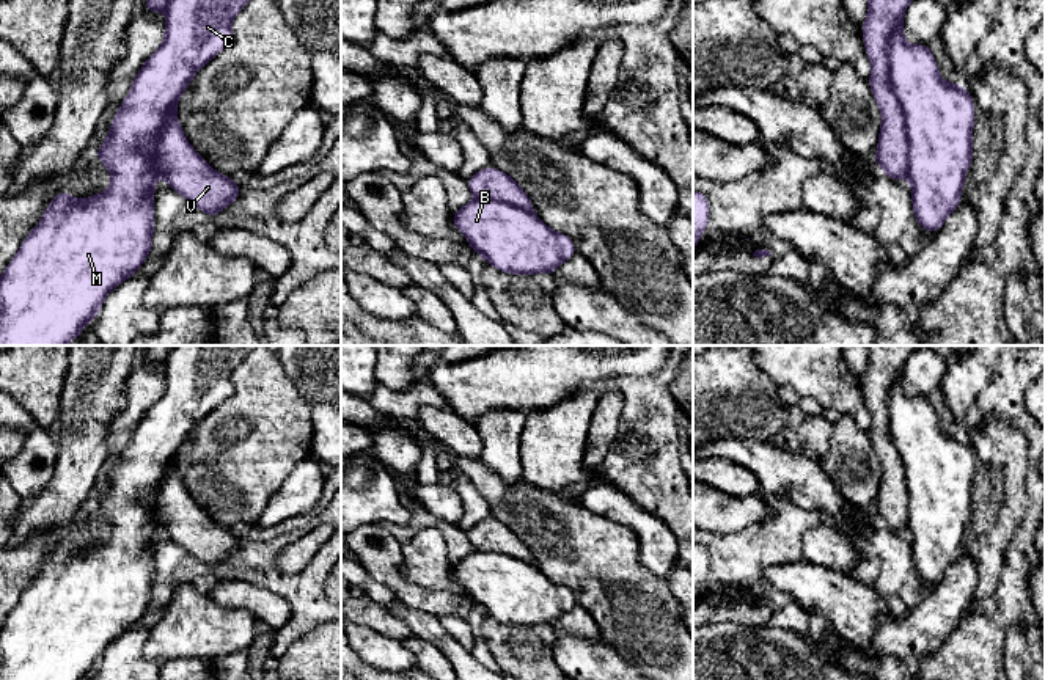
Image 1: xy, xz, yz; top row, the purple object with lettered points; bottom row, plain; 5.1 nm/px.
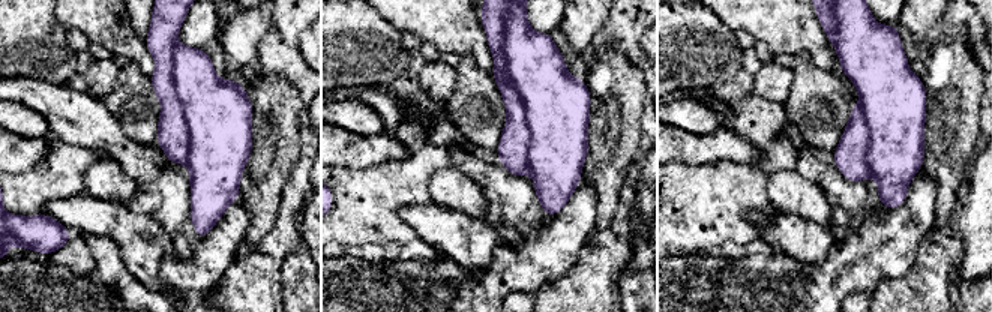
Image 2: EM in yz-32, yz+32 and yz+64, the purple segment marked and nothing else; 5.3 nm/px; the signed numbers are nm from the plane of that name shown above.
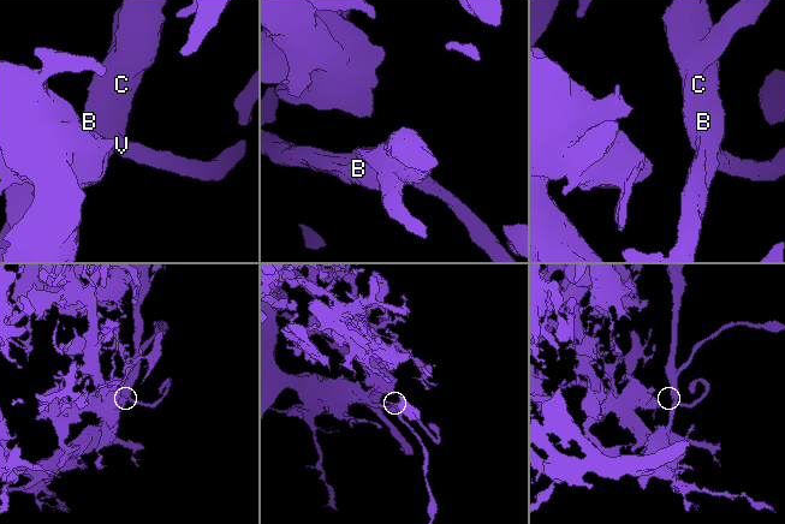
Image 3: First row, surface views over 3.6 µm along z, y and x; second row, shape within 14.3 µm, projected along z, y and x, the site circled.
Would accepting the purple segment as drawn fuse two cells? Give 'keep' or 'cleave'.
cleave

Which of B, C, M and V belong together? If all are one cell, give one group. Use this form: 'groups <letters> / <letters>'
groups B C M / V

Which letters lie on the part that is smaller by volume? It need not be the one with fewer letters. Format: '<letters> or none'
V

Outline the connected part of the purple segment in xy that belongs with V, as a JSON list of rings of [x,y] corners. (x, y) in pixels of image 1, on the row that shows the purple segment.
[[[176,115],[167,119],[159,137],[149,144],[160,176],[170,188],[211,218],[242,195],[239,182],[217,173],[189,143]]]

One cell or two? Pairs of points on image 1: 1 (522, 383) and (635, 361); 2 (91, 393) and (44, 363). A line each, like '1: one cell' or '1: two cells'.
1: one cell
2: two cells

